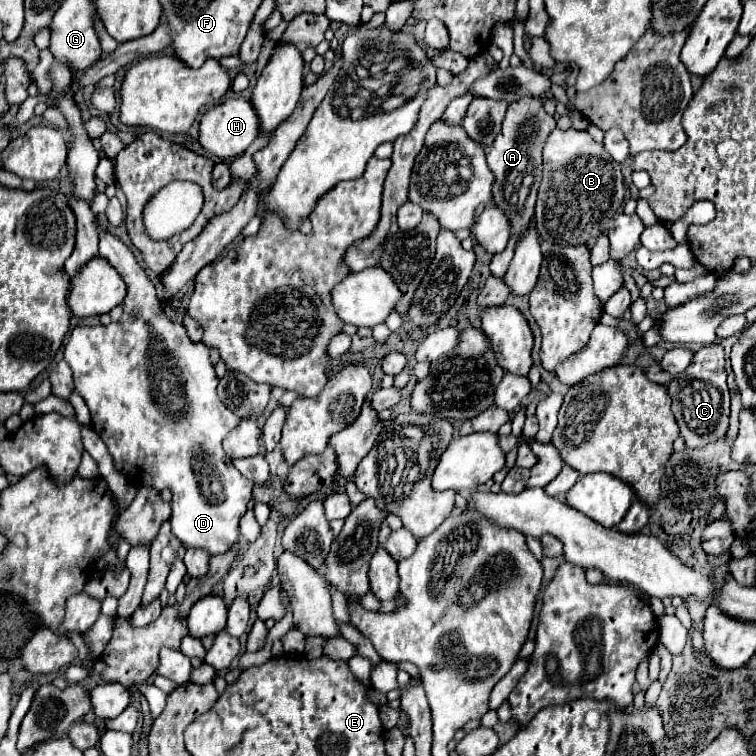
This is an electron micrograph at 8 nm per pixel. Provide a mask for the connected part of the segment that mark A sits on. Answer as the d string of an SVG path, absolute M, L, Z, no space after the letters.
M520 98L508 106L502 130L488 148L488 166L496 176L494 204L510 218L514 236L520 236L534 216L536 194L542 182L542 148L554 128L556 120L546 114L540 98Z

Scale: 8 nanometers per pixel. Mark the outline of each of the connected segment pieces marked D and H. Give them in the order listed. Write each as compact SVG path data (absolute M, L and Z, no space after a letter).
M96 216L94 222L100 238L98 256L116 266L128 286L128 294L118 328L114 328L114 324L98 324L72 330L64 348L64 360L74 372L74 392L84 398L92 416L90 428L108 446L114 468L136 488L148 486L158 492L168 488L172 492L172 534L186 548L206 548L210 554L224 554L226 548L238 540L238 524L252 498L254 486L236 468L230 468L230 458L222 450L226 434L240 420L218 400L218 378L208 358L208 348L204 344L194 344L182 324L164 316L154 284L136 262L132 250L118 236L112 236Z
M228 98L222 104L210 108L200 120L200 144L220 160L234 160L236 156L244 154L258 134L258 114L254 112L250 100L244 98Z

